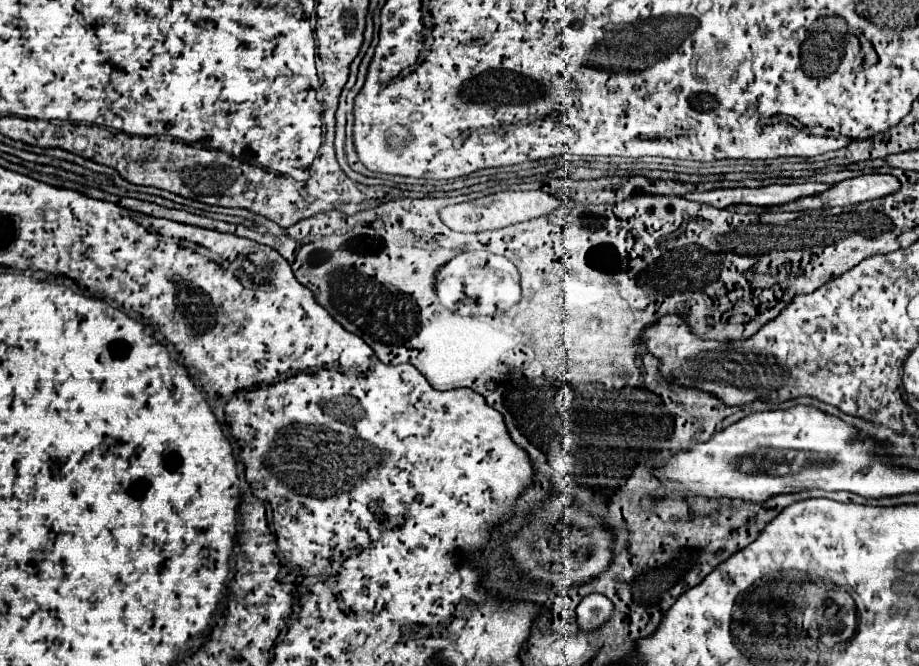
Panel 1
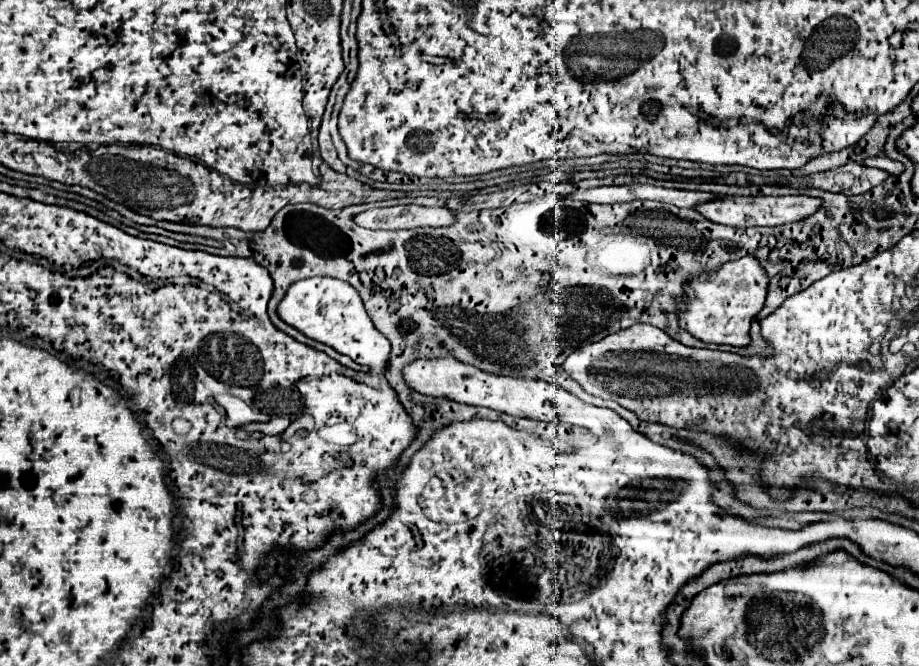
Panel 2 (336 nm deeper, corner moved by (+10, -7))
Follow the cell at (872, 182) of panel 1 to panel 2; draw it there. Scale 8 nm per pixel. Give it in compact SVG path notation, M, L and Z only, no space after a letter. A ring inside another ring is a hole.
M726 196L726 198L716 198L716 202L704 202L700 206L696 206L696 210L708 218L710 222L716 224L726 224L726 226L734 226L734 228L748 228L748 226L780 226L780 224L788 224L788 222L798 222L808 218L810 214L814 214L820 208L820 200L818 198L810 198L810 196Z

